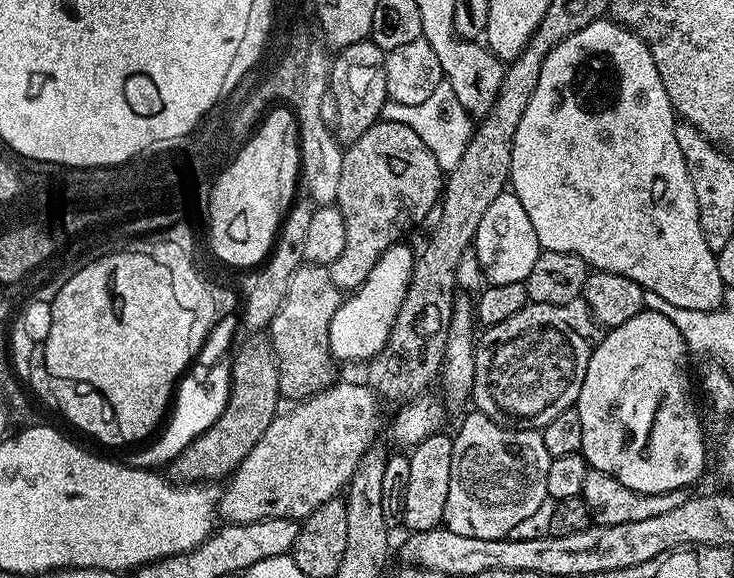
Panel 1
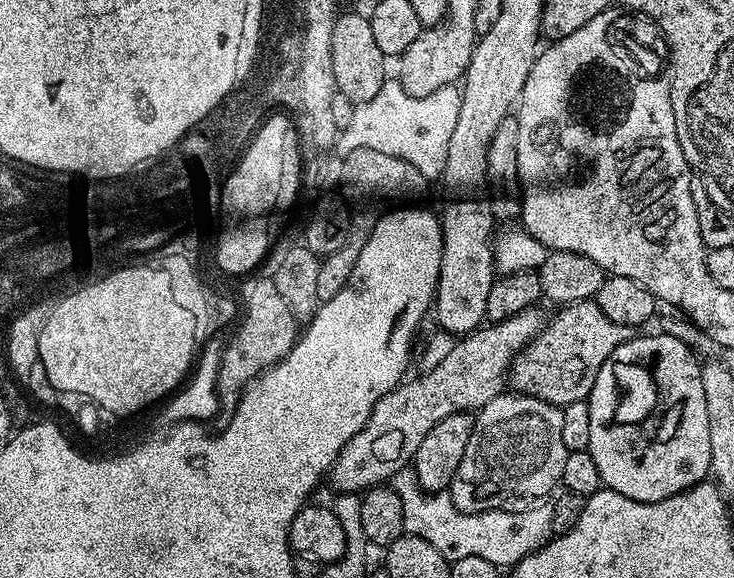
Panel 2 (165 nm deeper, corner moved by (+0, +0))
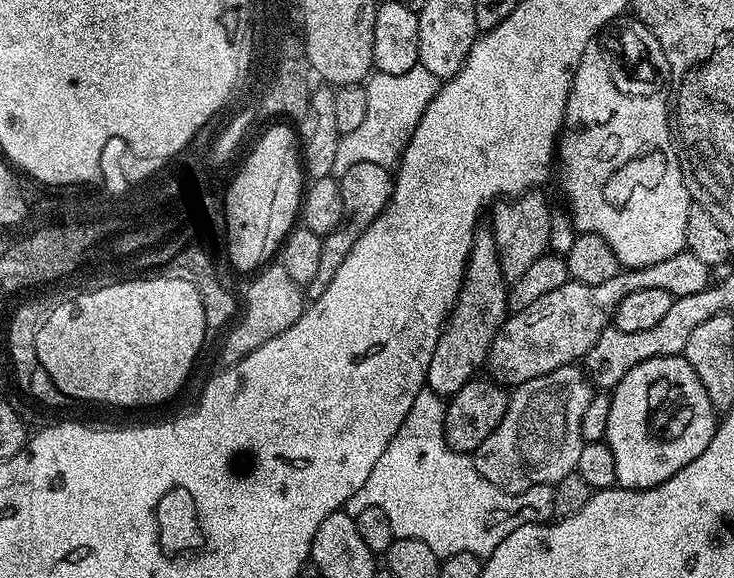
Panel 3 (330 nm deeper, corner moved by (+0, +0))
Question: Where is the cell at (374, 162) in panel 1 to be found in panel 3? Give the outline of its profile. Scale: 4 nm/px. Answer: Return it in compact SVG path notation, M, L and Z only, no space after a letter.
M358 162L358 166L350 166L350 170L346 170L346 174L342 174L338 179L342 190L344 223L322 239L322 258L318 271L311 282L306 285L306 296L309 301L322 298L322 294L326 294L326 286L330 286L334 274L338 274L338 266L342 266L346 254L350 254L354 242L358 242L358 238L370 226L370 222L374 222L374 218L382 214L389 198L392 197L393 173L374 162Z

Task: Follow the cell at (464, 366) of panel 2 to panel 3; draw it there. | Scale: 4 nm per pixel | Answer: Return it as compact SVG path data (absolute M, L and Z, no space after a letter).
M687 250L645 268L622 270L607 282L598 282L598 286L569 279L568 283L558 286L558 290L542 294L538 302L530 302L526 310L509 315L490 346L487 367L492 367L491 375L497 381L508 386L542 378L542 374L550 374L550 370L567 368L583 361L594 342L598 342L602 330L612 324L618 302L622 302L626 294L634 290L661 288L672 293L673 297L685 296L698 294L709 283L710 269L706 262L701 262Z

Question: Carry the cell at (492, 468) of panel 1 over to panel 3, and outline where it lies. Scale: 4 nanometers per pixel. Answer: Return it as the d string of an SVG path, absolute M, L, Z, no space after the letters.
M576 366L550 370L550 374L542 374L542 378L515 385L508 398L506 414L502 414L502 422L498 422L494 434L490 434L490 438L486 438L482 446L476 448L476 471L482 478L486 478L486 482L498 486L504 492L525 492L530 490L530 486L539 484L556 485L562 478L576 471L578 454L582 454L582 446L585 444L582 438L582 414L586 406L590 406L592 395L593 385Z

